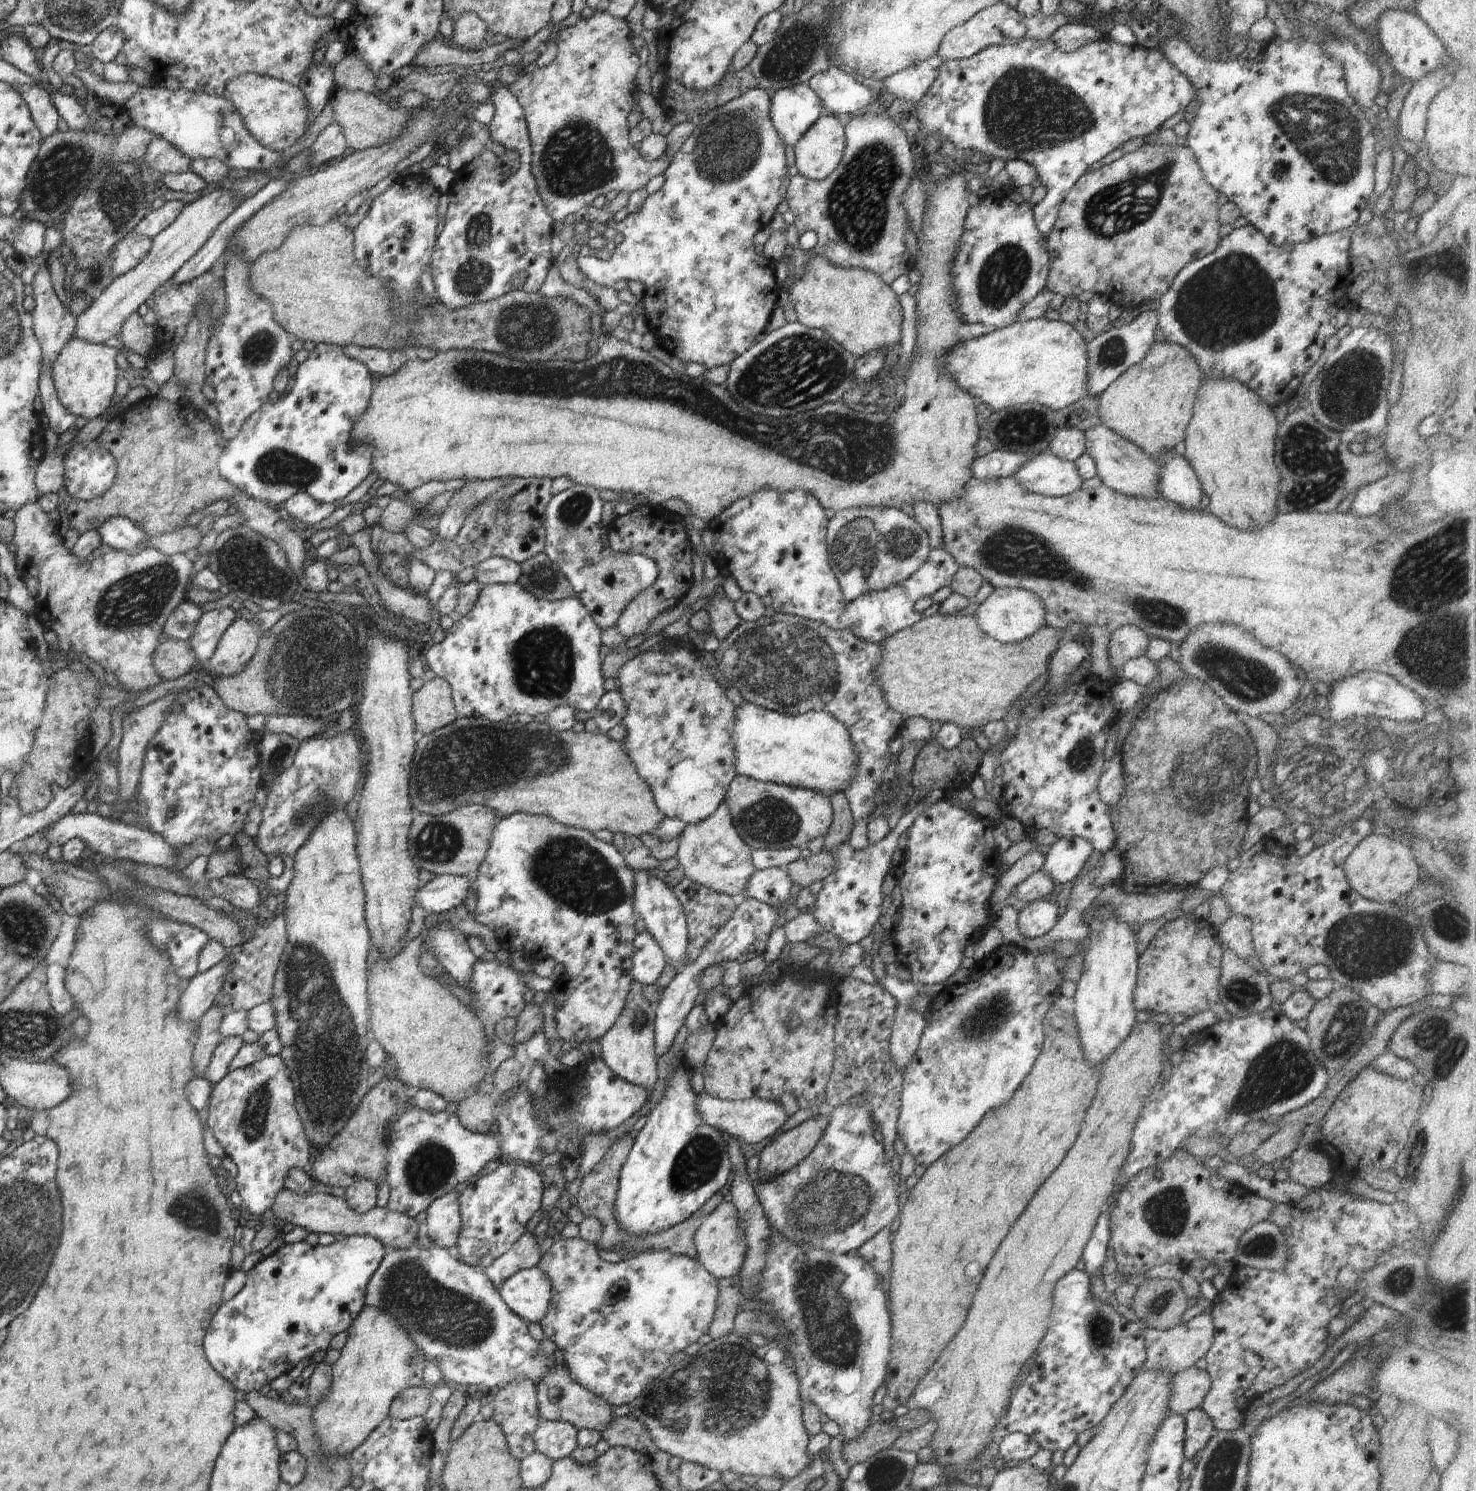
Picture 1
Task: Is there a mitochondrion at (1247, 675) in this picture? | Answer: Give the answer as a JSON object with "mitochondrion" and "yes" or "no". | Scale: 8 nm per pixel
{"mitochondrion":"yes"}

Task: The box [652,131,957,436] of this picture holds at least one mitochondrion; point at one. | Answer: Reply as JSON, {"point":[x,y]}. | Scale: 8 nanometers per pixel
{"point":[779,378]}

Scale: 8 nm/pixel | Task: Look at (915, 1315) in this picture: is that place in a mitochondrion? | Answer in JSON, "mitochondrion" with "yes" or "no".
{"mitochondrion":"no"}

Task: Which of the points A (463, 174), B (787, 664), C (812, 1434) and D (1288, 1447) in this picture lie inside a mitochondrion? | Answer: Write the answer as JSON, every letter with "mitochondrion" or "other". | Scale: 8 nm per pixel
{"A":"other","B":"mitochondrion","C":"other","D":"other"}

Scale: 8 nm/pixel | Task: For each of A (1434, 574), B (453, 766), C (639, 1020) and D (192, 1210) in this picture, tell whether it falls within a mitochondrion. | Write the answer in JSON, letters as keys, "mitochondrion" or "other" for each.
{"A":"mitochondrion","B":"mitochondrion","C":"mitochondrion","D":"mitochondrion"}

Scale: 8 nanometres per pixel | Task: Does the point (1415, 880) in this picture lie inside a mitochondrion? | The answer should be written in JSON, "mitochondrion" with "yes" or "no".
{"mitochondrion":"no"}

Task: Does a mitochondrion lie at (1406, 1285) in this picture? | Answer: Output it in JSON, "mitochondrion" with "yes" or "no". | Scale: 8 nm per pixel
{"mitochondrion":"yes"}

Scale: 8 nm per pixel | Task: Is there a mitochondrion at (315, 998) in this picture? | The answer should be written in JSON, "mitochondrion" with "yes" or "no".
{"mitochondrion":"yes"}

